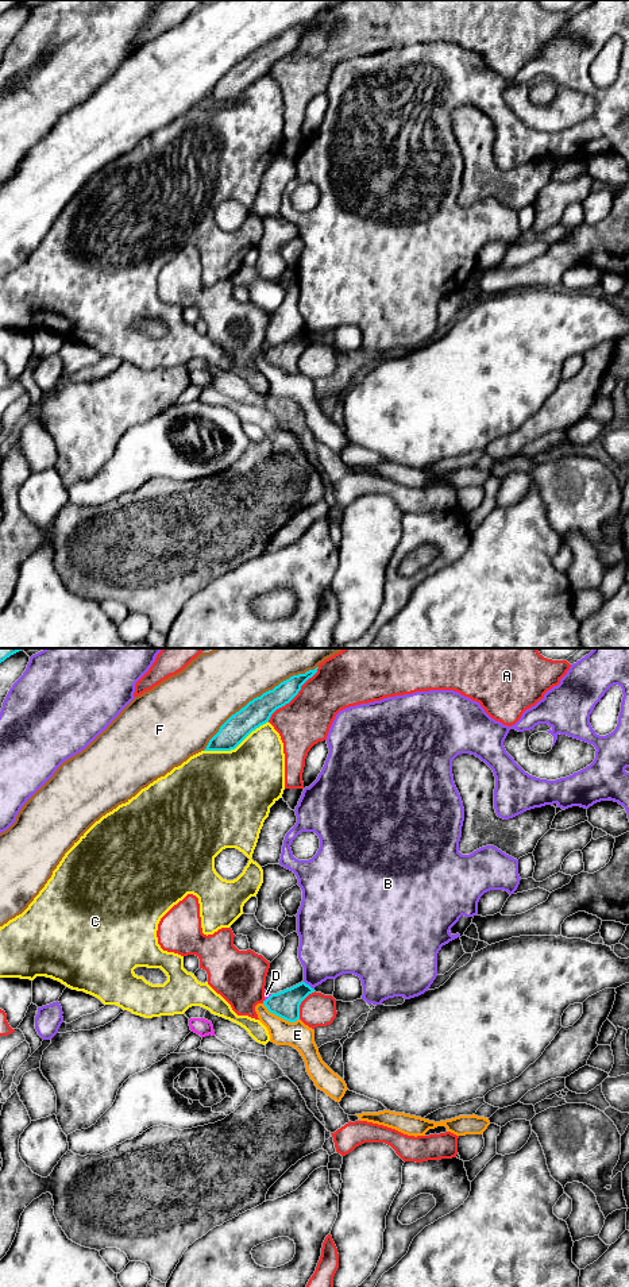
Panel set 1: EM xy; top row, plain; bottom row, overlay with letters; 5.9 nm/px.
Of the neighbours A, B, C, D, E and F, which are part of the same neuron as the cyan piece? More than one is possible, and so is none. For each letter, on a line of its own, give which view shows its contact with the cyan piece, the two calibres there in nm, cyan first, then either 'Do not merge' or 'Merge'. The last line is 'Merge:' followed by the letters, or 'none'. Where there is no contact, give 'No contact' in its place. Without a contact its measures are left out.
A: Touches cyan in xy. Thickness 160 nm (cyan) against 300 nm. Do not merge
B: Touches cyan in xy. Thickness 160 nm (cyan) against 360 nm. Do not merge
C: Touches cyan in xy. Thickness 160 nm (cyan) against 460 nm. Do not merge
D: Touches cyan in xy. Thickness 160 nm (cyan) against 30 nm. Do not merge
E: Touches cyan in xy. Thickness 160 nm (cyan) against 160 nm. Do not merge
F: Touches cyan in xy. Thickness 160 nm (cyan) against 460 nm. Do not merge
Merge: none

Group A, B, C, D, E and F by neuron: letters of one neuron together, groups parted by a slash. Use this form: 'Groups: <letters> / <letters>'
Groups: A / B / C / D / E / F

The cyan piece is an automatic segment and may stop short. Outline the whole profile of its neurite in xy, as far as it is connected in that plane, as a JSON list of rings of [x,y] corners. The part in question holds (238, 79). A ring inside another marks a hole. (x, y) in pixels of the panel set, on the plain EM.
[[[317,20],[293,27],[273,42],[250,53],[220,78],[204,103],[235,101],[252,82],[269,74],[277,61],[289,55],[298,46],[301,38],[317,24]]]

